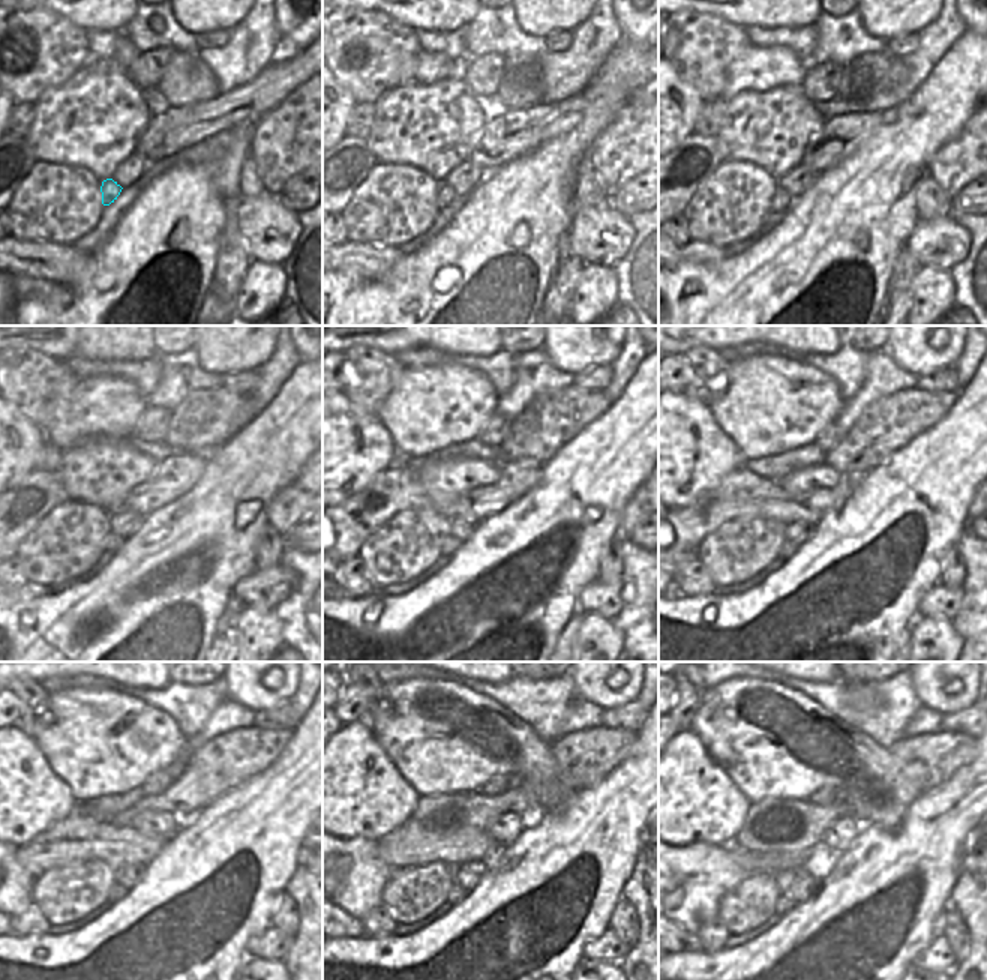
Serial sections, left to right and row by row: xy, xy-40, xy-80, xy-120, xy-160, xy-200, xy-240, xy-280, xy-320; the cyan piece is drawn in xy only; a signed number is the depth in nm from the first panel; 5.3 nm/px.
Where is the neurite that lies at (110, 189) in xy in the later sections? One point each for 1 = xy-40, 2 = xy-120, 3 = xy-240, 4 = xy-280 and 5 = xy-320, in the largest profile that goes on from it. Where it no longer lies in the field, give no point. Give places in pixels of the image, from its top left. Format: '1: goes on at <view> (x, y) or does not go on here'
1: goes on at xy-40 (446, 195)
2: goes on at xy-120 (113, 542)
3: goes on at xy-240 (117, 892)
4: goes on at xy-280 (455, 895)
5: goes on at xy-320 (783, 904)

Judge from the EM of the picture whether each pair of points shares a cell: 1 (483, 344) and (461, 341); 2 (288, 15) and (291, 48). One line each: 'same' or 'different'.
1: same
2: same

